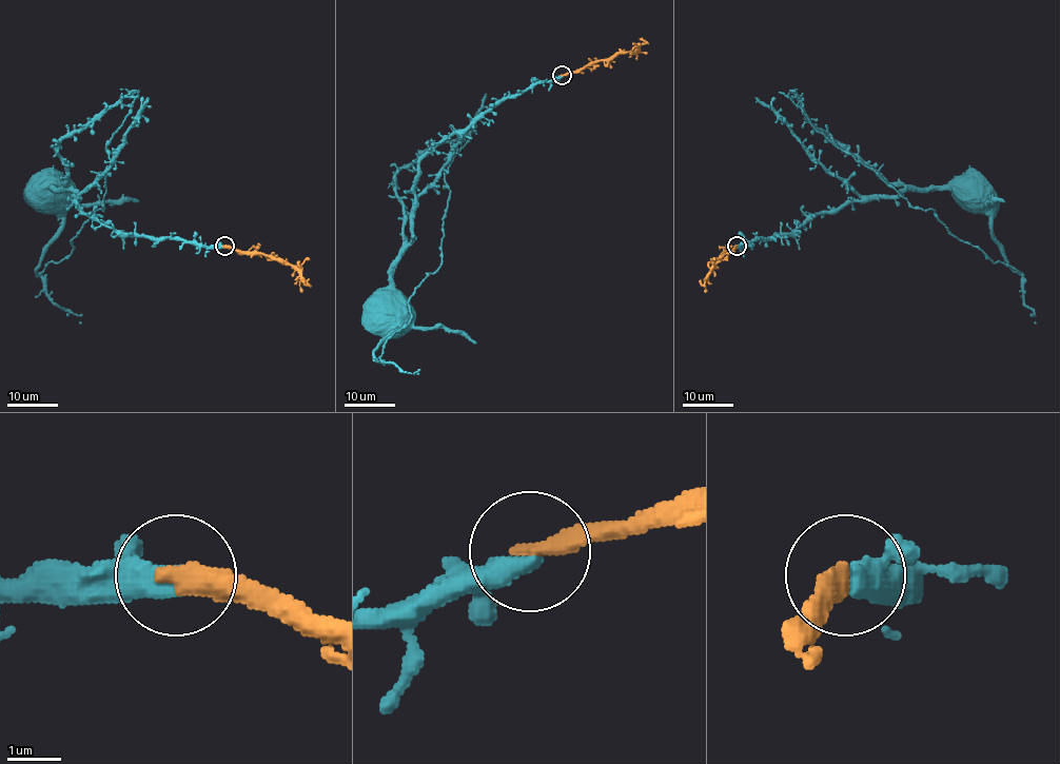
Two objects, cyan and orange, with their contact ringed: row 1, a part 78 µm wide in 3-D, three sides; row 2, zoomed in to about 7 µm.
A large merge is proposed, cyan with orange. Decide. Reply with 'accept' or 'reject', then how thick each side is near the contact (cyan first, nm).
accept; 480 nm thick on the cyan side, 440 nm on the other

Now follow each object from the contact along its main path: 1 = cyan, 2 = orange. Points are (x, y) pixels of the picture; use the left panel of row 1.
1: (224, 247), (199, 247), (180, 238), (118, 232), (82, 211), (72, 191), (59, 191), (47, 180), (50, 185)
2: (224, 247), (272, 255), (289, 262), (302, 280)

